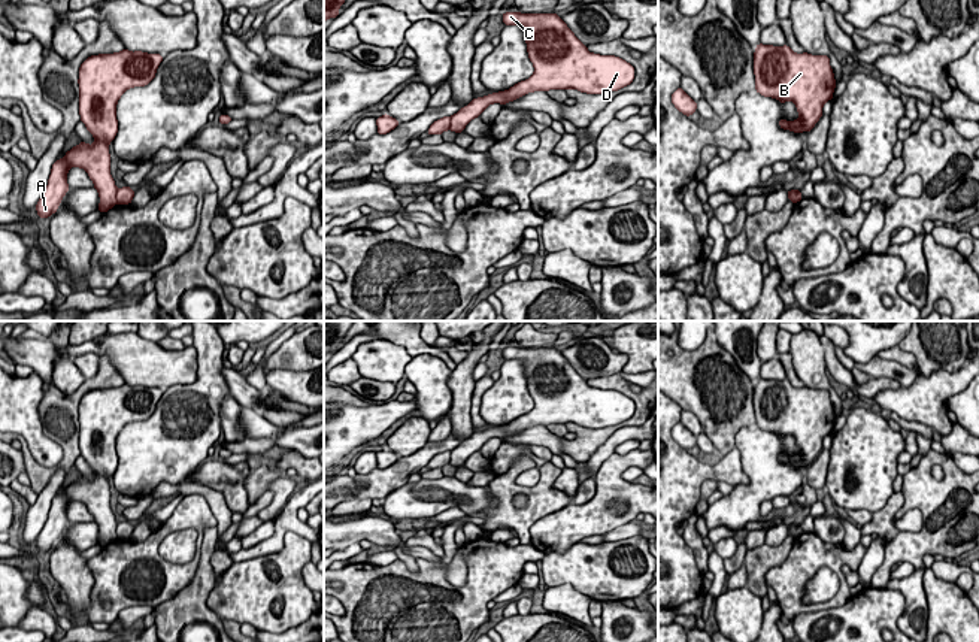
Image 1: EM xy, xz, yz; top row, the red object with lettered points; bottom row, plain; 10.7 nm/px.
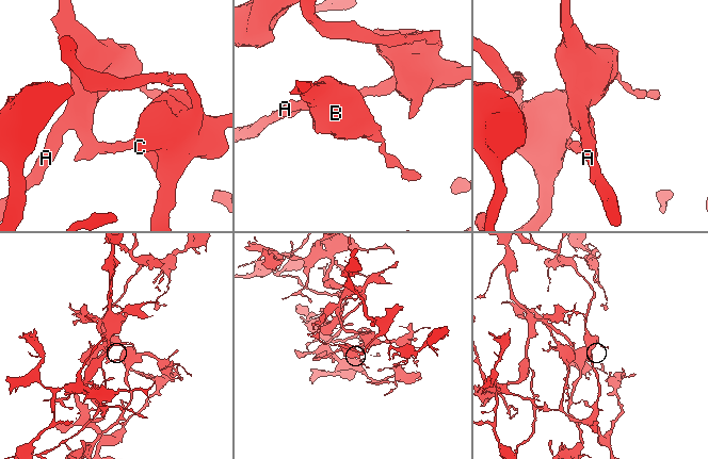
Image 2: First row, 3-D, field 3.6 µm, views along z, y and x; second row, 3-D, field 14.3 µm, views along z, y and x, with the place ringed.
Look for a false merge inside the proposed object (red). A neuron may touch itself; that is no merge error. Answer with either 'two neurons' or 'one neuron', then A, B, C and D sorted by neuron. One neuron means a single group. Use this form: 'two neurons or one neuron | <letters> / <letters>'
two neurons | A B / C D

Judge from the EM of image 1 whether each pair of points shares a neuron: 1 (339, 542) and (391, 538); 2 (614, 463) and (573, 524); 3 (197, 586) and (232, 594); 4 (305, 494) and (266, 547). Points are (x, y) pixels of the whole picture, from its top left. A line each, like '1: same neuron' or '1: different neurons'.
1: same neuron
2: same neuron
3: different neurons
4: same neuron

